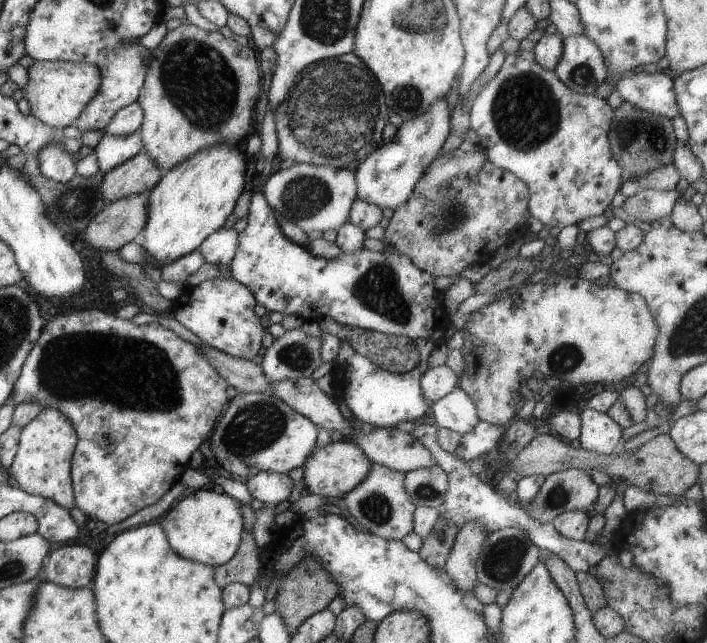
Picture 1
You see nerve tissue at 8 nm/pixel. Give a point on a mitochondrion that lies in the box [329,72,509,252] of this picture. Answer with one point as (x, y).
(449, 214)

